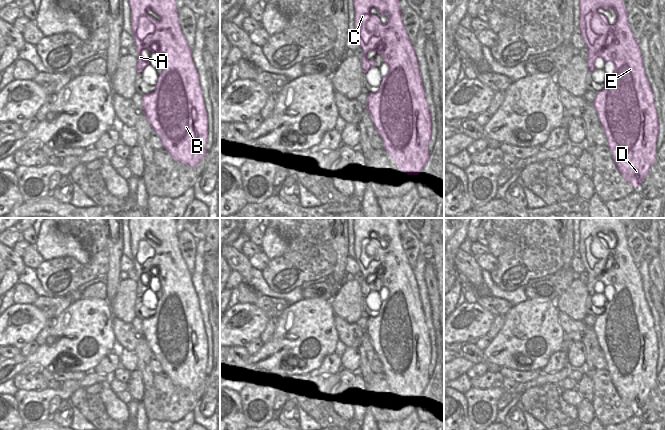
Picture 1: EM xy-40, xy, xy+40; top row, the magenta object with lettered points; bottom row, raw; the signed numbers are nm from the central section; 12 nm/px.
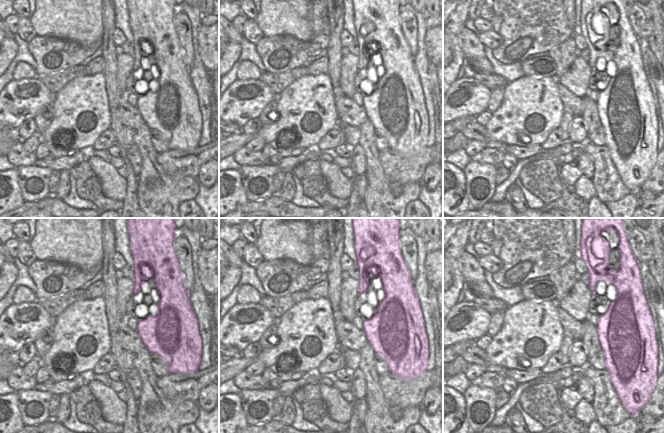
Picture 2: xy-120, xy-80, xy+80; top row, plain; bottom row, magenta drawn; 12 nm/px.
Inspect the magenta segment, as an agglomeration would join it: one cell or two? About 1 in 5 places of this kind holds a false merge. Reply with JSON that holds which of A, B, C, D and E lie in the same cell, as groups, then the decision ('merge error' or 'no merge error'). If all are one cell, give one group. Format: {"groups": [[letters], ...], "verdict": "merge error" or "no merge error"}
{"groups": [["A", "B", "C", "D", "E"]], "verdict": "no merge error"}

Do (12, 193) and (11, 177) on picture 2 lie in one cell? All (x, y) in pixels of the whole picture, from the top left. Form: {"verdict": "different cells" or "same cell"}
{"verdict": "same cell"}

